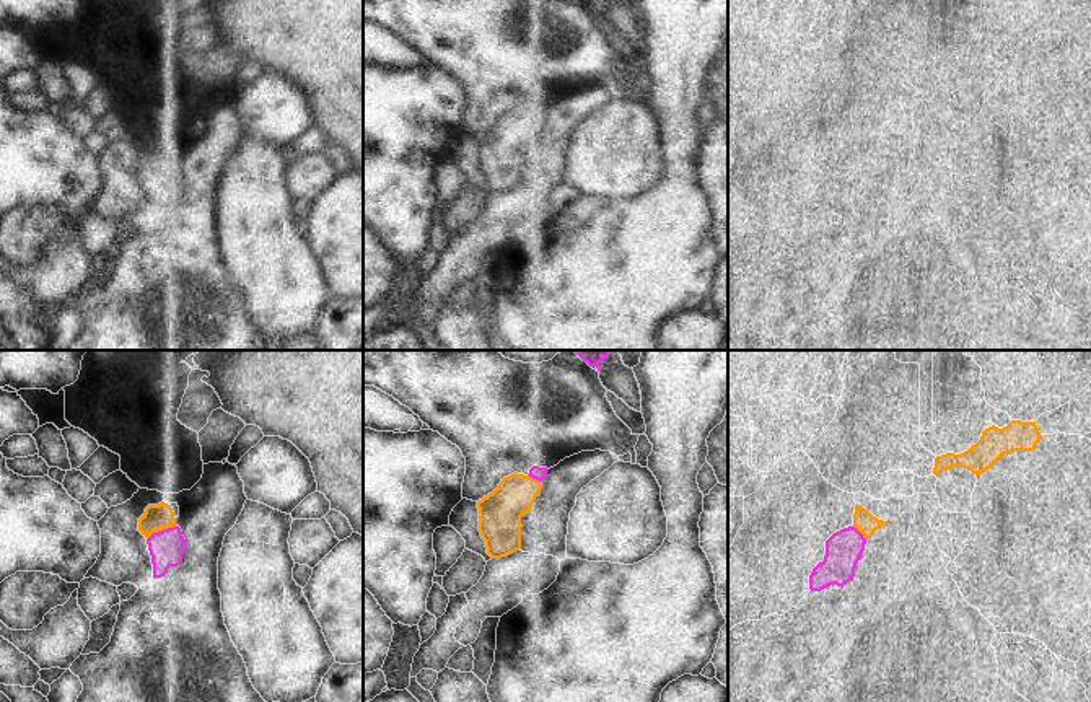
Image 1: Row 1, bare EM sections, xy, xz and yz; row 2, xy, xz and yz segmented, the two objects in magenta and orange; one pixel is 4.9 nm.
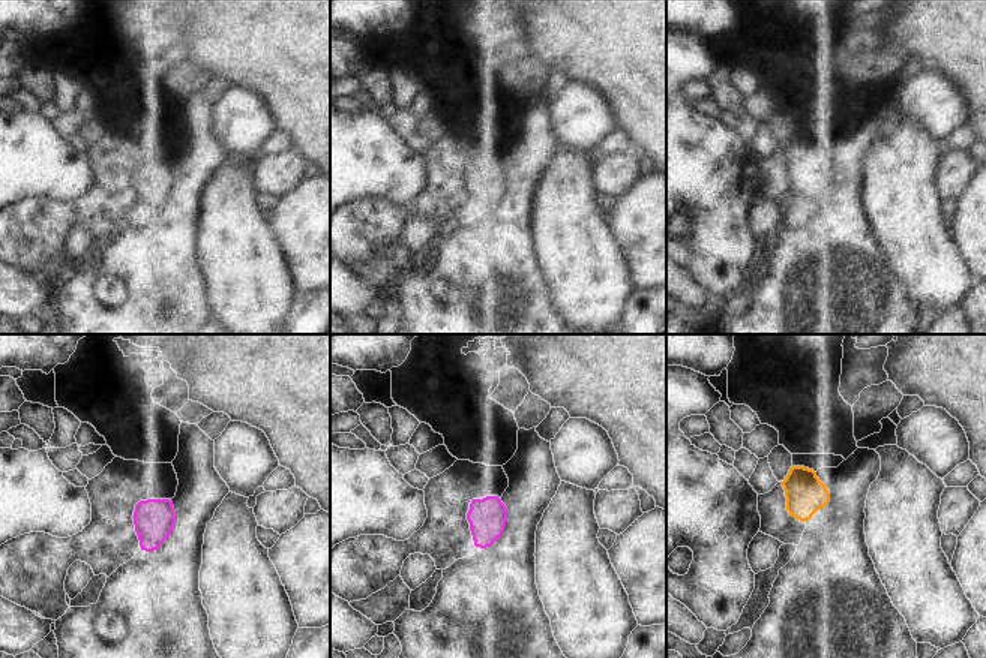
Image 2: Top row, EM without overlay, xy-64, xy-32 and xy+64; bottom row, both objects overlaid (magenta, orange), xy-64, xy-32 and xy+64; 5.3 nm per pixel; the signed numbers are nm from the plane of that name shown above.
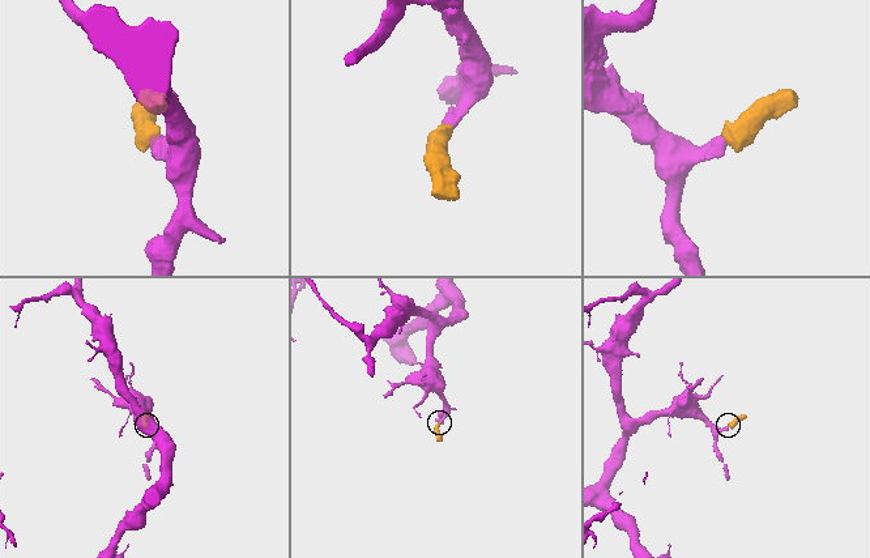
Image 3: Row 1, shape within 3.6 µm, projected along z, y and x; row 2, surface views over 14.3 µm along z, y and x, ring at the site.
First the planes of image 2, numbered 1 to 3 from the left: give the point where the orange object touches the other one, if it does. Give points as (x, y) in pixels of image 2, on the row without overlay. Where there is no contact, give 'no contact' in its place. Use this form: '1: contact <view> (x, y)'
1: no contact
2: no contact
3: no contact

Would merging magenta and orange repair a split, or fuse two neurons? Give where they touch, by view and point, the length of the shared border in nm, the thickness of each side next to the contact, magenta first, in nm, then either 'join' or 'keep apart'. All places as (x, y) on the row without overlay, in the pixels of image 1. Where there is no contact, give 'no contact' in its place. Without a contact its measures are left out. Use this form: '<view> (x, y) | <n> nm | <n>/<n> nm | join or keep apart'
xy (160, 166) | 160 nm | 170/130 nm | join

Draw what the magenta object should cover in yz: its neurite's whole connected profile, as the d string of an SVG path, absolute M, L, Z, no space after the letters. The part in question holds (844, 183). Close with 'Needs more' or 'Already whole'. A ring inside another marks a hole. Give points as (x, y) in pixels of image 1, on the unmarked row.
M857 138L853 160L834 168L826 176L824 195L809 210L809 225L821 226L830 220L843 222L852 217L866 176L886 160L887 156L878 155Z. Needs more

